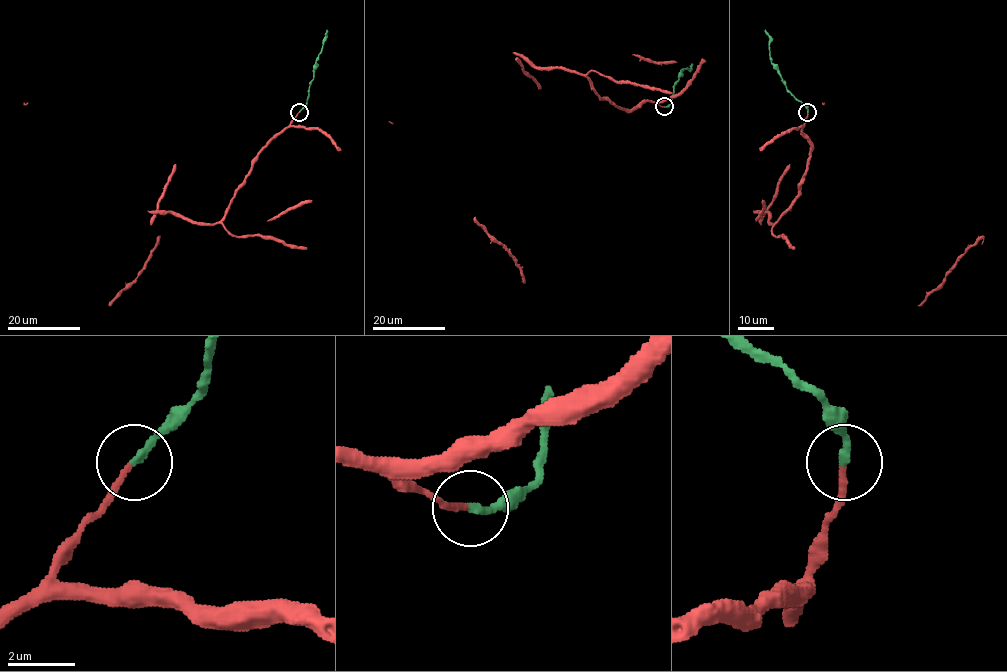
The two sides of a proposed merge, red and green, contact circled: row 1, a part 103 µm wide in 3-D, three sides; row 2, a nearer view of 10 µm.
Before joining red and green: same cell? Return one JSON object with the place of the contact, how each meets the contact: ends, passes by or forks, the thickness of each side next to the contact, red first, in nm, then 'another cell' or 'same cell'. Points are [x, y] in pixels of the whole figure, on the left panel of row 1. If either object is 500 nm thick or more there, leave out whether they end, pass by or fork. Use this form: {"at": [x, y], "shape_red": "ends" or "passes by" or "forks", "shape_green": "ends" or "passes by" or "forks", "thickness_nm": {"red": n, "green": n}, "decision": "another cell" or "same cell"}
{"at": [299, 112], "shape_red": "ends", "shape_green": "ends", "thickness_nm": {"red": 170, "green": 220}, "decision": "same cell"}

